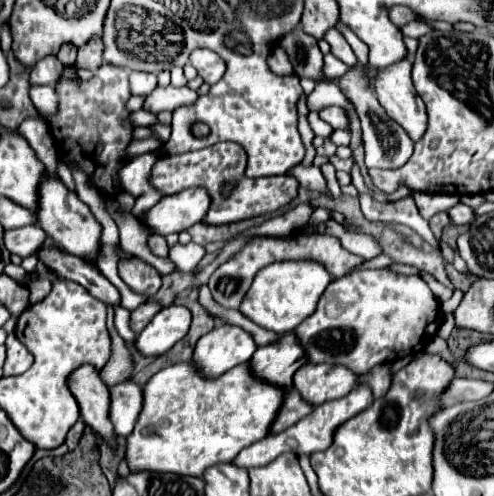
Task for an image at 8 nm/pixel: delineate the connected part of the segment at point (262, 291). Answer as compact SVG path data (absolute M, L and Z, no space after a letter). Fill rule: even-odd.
M316 260L276 262L262 268L256 274L252 288L244 296L240 312L266 330L272 330L276 334L286 334L286 332L292 332L304 318L314 314L316 304L330 282L332 282L332 276L322 262L316 262Z

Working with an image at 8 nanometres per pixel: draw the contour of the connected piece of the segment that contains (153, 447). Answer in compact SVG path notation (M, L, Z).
M182 362L160 370L144 386L144 410L138 418L134 432L128 436L126 458L130 470L152 470L152 472L172 472L180 476L202 476L208 466L220 462L232 462L238 452L262 438L268 436L270 426L274 424L284 394L288 388L270 384L262 378L256 378L244 362L218 378L204 378L194 362Z

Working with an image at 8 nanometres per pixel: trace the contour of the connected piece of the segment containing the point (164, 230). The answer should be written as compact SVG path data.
M186 188L178 194L164 196L152 210L144 214L150 234L174 234L188 230L204 220L210 210L210 194L206 188Z

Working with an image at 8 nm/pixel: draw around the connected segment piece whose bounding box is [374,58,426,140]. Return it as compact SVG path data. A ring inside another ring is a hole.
M402 58L378 70L374 88L386 114L404 126L412 140L418 140L426 130L426 106L414 90L410 70L412 62L408 58Z

